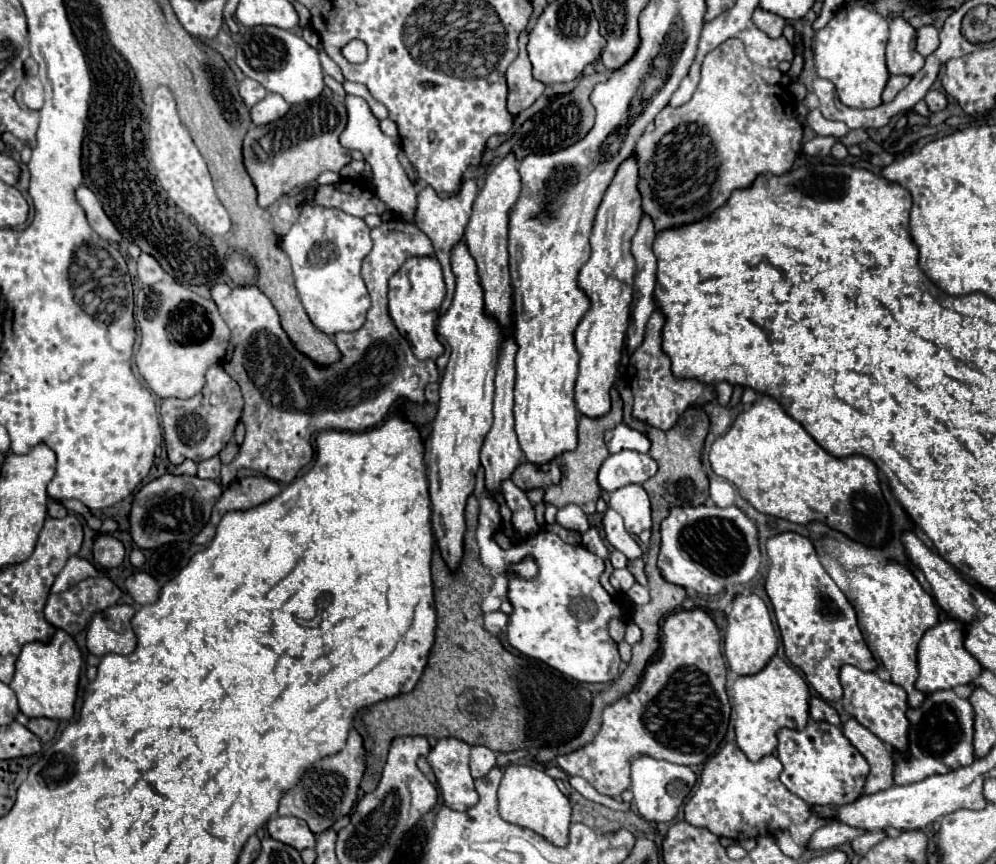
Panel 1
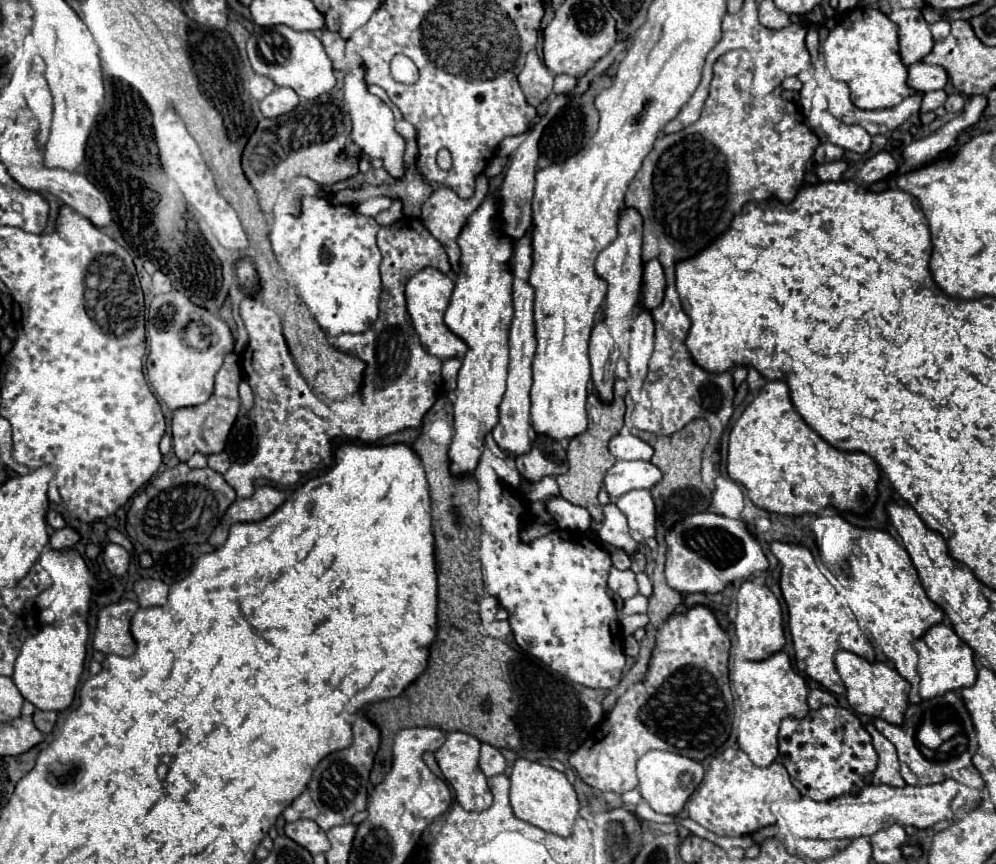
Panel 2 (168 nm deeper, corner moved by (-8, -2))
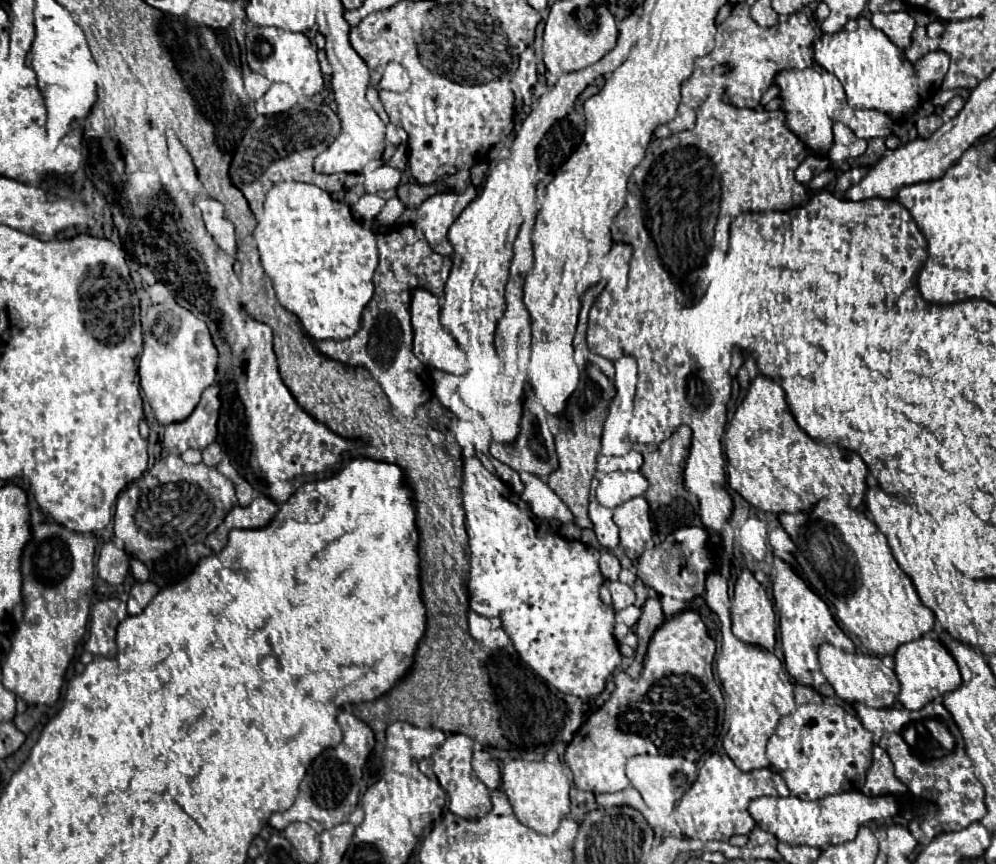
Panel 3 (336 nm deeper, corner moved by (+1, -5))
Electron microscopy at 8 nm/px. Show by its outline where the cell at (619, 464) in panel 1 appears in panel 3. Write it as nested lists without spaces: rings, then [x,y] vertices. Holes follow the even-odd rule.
[[[614,471],[614,473],[596,473],[598,487],[596,499],[608,509],[618,507],[620,503],[644,495],[650,487],[646,477],[640,471]]]

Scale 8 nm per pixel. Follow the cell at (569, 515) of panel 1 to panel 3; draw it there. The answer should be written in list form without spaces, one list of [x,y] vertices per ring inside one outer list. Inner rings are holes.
[[[528,475],[524,479],[524,493],[522,501],[530,507],[530,511],[540,519],[560,519],[560,521],[572,521],[572,513],[568,507],[546,487],[546,483],[540,477]]]

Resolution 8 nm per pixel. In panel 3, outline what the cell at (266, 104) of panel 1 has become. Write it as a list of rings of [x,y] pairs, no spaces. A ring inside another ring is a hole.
[[[272,83],[270,89],[258,101],[254,101],[256,113],[260,115],[276,115],[276,113],[288,111],[294,103],[296,103],[296,97],[290,91],[290,87],[284,83]]]

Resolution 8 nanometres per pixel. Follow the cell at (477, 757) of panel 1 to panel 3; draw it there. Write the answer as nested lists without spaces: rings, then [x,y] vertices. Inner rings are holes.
[[[476,747],[472,753],[472,771],[488,787],[498,789],[501,783],[500,767],[496,759],[486,753],[482,747]]]

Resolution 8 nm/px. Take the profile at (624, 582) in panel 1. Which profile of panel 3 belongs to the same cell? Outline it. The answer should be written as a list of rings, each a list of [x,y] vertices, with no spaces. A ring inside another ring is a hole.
[[[608,581],[606,587],[608,587],[610,595],[612,595],[614,609],[624,609],[624,607],[634,603],[634,591],[632,591],[630,585],[626,585],[622,581]]]

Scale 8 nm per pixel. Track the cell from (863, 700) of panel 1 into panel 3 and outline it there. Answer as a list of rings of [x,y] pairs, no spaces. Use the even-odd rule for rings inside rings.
[[[822,643],[818,651],[818,665],[824,675],[824,679],[832,685],[836,695],[844,699],[846,703],[866,703],[876,709],[888,709],[896,703],[900,683],[890,667],[884,665],[884,661],[876,655],[864,655],[864,653],[846,653],[844,649],[836,649],[830,643]]]

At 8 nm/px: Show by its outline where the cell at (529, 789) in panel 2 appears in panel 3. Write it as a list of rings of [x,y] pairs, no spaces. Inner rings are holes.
[[[512,759],[502,767],[502,789],[506,791],[514,817],[534,829],[536,833],[550,835],[558,829],[560,819],[570,811],[570,781],[564,771],[548,761]]]

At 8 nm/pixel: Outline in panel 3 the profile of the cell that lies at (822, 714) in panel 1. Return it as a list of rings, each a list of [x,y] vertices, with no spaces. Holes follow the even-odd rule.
[[[796,685],[796,687],[794,687],[794,701],[796,701],[796,703],[808,703],[808,701],[818,703],[818,701],[822,701],[822,695],[820,695],[816,689],[812,689],[812,687]]]

